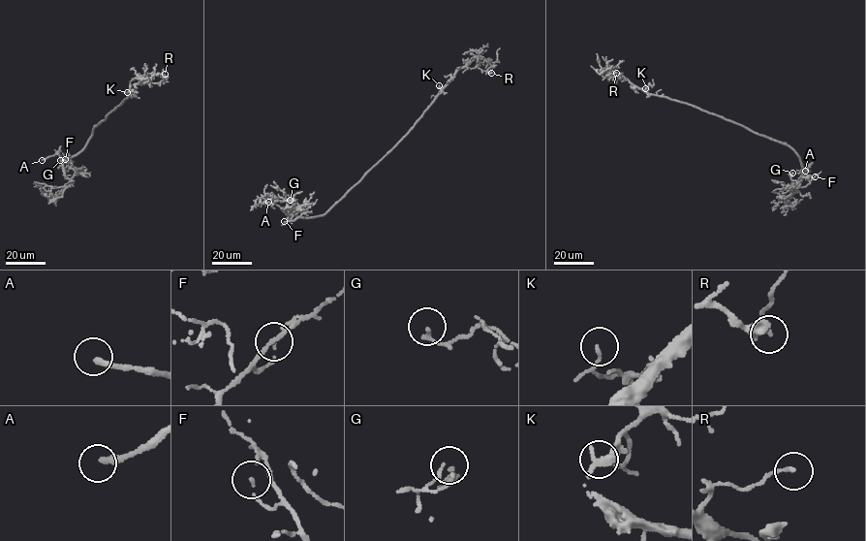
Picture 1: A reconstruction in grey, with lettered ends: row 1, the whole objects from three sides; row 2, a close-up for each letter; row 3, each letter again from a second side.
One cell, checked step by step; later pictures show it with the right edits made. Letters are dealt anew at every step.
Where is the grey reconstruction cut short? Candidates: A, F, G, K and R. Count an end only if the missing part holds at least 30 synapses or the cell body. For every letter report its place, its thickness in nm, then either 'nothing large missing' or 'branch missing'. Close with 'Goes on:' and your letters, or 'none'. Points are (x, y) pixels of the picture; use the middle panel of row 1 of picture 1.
A: at (268, 202); 240 nm thick; branch missing
F: at (284, 221); 100 nm thick; nothing large missing
G: at (290, 200); 140 nm thick; nothing large missing
K: at (439, 85); 70 nm thick; nothing large missing
R: at (491, 73); 140 nm thick; nothing large missing
Goes on: A

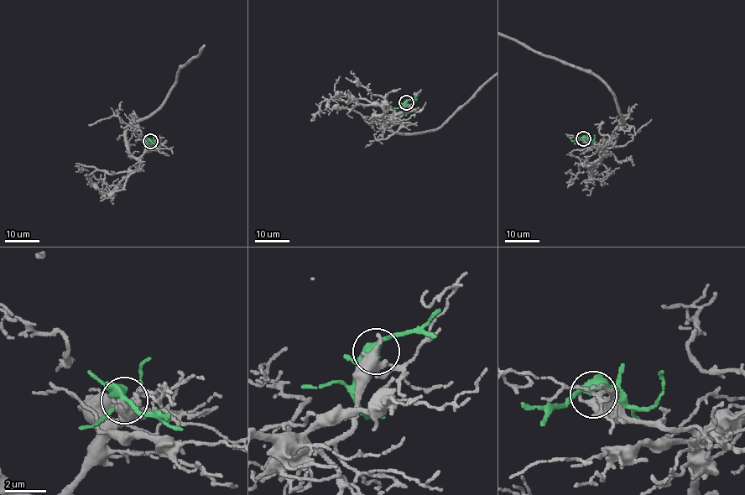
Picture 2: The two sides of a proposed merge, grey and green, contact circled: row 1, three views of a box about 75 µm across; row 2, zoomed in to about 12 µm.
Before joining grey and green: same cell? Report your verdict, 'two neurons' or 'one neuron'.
two neurons

